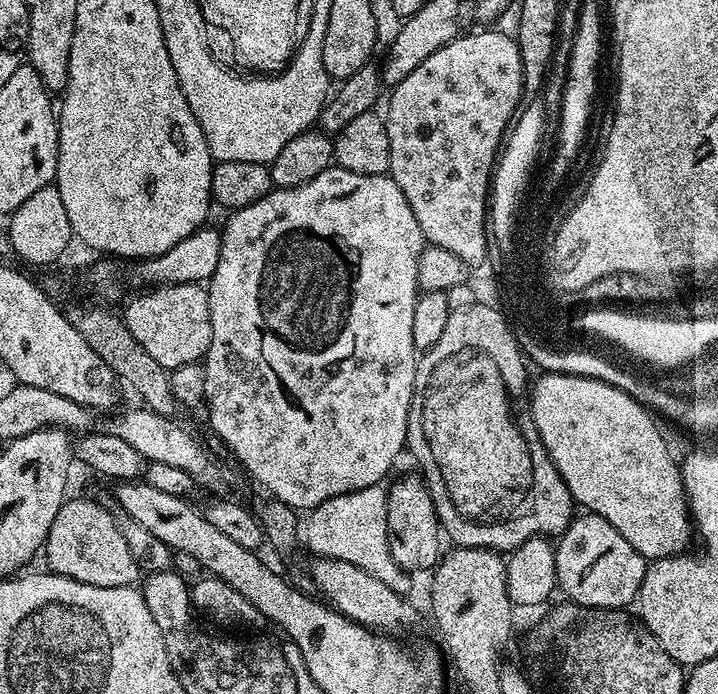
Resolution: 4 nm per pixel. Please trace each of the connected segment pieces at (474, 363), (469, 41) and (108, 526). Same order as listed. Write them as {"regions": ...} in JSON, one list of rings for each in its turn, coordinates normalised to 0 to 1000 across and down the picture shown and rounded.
{"regions":[[[[664,435],[649,447],[628,450],[624,454],[620,474],[606,493],[604,499],[592,503],[581,517],[579,537],[577,539],[577,562],[571,579],[568,598],[568,637],[567,650],[574,650],[577,661],[585,667],[584,679],[596,699],[596,709],[607,731],[607,744],[613,748],[614,762],[630,771],[630,784],[643,790],[680,790],[684,795],[710,798],[721,787],[727,787],[738,775],[756,772],[759,775],[779,774],[791,761],[799,748],[799,722],[788,695],[777,683],[766,654],[752,635],[749,620],[741,607],[738,586],[738,546],[735,530],[726,501],[710,473],[703,451],[695,442],[685,442],[673,435]]],[[[684,43],[642,49],[621,66],[604,72],[560,118],[545,128],[535,180],[543,199],[543,239],[539,252],[565,280],[592,347],[600,356],[627,360],[649,383],[669,380],[682,359],[677,333],[687,242],[699,203],[727,150],[727,84],[714,53]]],[[[120,718],[93,719],[82,732],[58,798],[64,801],[65,820],[79,830],[103,833],[104,837],[148,849],[182,846],[198,827],[164,764],[162,744]]]]}

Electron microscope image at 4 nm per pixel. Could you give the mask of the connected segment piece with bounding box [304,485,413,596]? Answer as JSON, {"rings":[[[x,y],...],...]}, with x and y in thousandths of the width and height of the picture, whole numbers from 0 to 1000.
{"rings":[[[528,699],[457,719],[433,733],[428,742],[430,746],[428,755],[426,751],[423,755],[423,781],[428,781],[436,800],[468,801],[472,807],[489,810],[521,829],[543,850],[565,859],[570,857],[575,831],[560,823],[543,803],[542,781],[538,780],[539,722],[539,707]]]}

